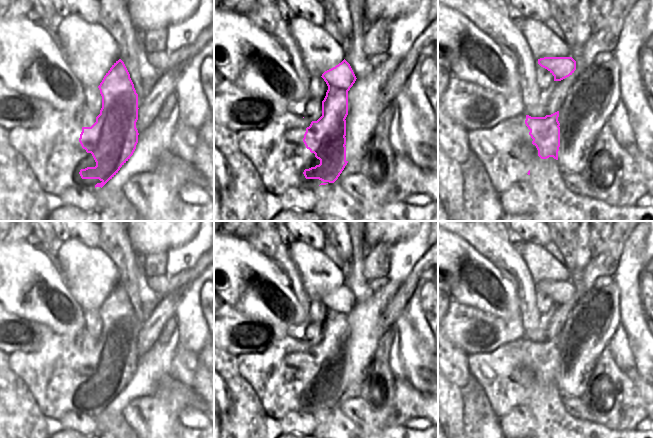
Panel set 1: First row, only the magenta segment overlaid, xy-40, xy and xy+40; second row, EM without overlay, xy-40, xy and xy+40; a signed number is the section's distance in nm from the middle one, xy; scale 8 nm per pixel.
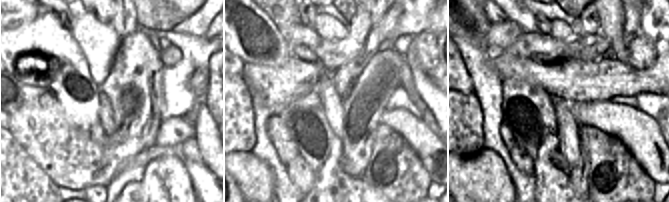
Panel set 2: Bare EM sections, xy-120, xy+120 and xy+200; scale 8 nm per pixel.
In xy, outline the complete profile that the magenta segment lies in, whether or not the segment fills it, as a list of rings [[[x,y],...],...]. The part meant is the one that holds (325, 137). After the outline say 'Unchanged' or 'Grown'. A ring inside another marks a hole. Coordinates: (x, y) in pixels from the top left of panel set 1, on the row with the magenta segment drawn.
[[[344,59],[321,76],[328,86],[322,101],[322,116],[306,128],[303,142],[320,164],[305,169],[306,179],[334,183],[348,161],[346,160],[346,117],[348,91],[356,81],[350,64]]]. Unchanged

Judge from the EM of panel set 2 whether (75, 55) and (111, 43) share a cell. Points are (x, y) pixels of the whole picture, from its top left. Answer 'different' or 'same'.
different

